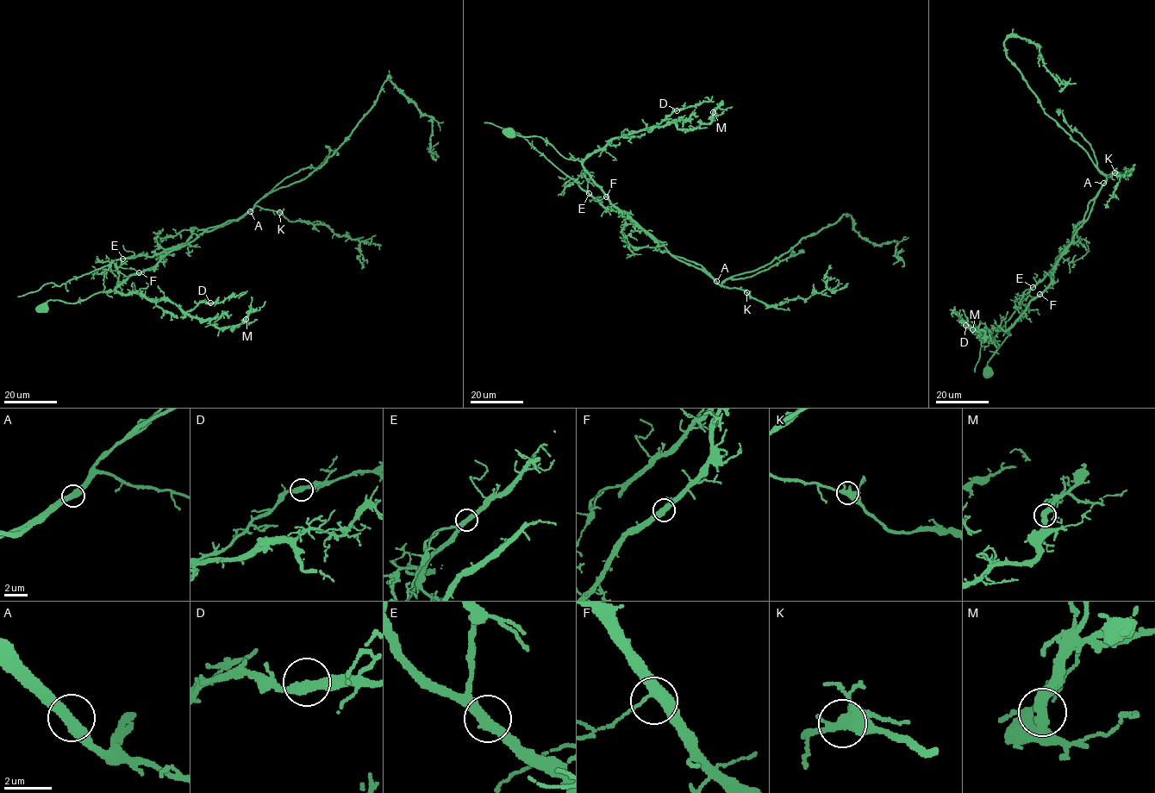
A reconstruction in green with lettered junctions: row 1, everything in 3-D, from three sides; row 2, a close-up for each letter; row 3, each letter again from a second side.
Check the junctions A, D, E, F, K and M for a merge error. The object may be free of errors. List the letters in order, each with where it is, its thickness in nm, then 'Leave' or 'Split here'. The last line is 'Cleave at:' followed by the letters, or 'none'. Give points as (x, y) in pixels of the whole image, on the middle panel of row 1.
A: Place: (716, 281). Thickness 400 nm. Split here
D: Place: (677, 110). Thickness 400 nm. Leave
E: Place: (589, 193). Thickness 400 nm. Leave
F: Place: (606, 196). Thickness 400 nm. Leave
K: Place: (746, 292). Thickness 400 nm. Leave
M: Place: (713, 112). Thickness 400 nm. Leave
Cleave at: A

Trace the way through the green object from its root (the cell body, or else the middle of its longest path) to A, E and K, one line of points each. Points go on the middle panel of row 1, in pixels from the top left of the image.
A: (509, 134), (540, 136), (565, 158), (579, 160), (614, 205), (661, 241), (671, 254), (705, 270), (716, 281)
E: (509, 134), (540, 136), (565, 158), (579, 160), (590, 177), (587, 179), (583, 172), (577, 184), (589, 193)
K: (509, 134), (540, 136), (565, 158), (579, 160), (614, 205), (671, 254), (705, 270), (721, 286), (746, 292)

